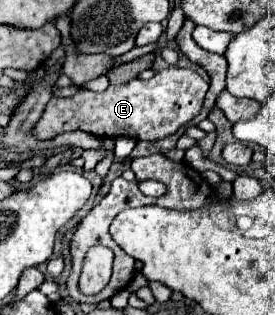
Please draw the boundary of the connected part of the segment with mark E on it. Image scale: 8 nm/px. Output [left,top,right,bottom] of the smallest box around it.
[33,67,209,141]

